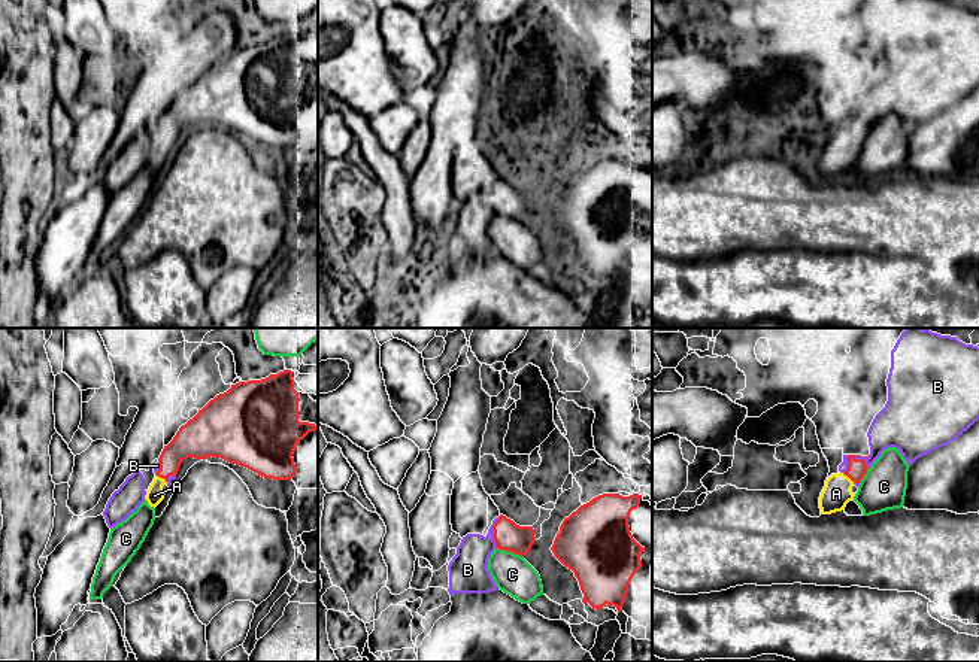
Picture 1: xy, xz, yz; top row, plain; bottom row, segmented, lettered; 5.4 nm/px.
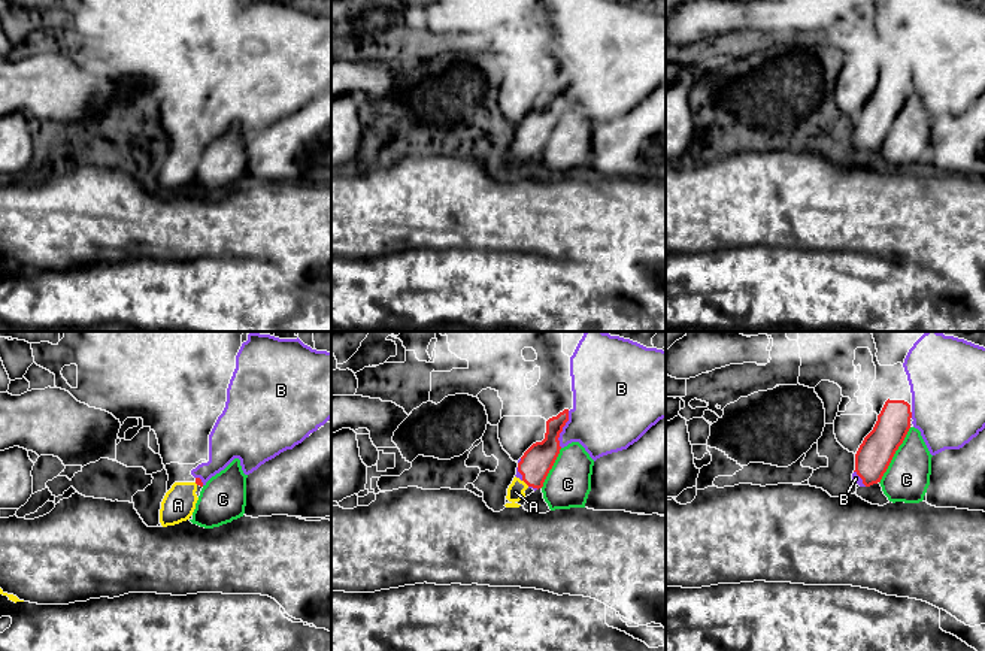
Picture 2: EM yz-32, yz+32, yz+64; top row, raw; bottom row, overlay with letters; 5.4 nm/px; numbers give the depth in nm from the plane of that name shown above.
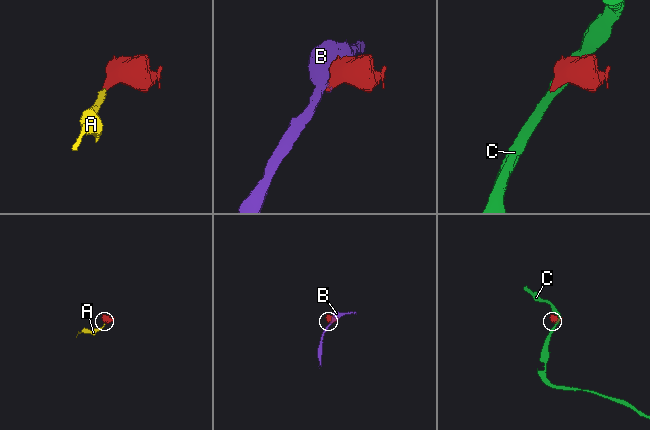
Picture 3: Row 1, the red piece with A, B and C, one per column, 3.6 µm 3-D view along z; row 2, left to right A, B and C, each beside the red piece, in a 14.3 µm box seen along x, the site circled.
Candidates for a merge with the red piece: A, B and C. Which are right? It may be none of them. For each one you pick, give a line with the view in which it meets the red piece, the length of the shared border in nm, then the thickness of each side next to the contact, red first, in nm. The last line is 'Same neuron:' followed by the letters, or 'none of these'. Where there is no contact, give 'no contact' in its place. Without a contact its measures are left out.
A: meets red in xy; contact 80 nm long; 180 nm thick on the red side, 90 nm on the other
Same neuron: A

